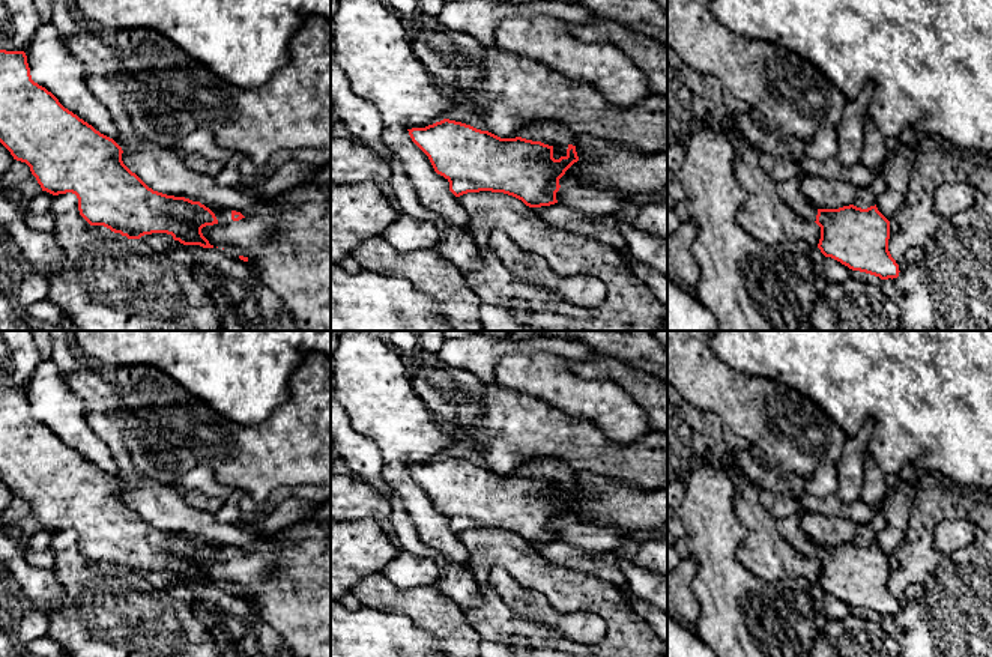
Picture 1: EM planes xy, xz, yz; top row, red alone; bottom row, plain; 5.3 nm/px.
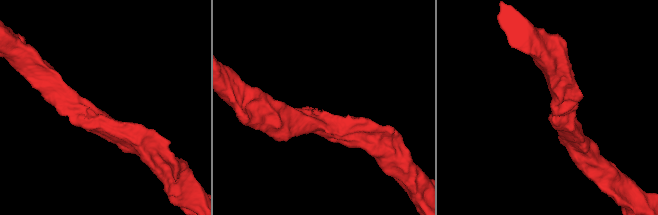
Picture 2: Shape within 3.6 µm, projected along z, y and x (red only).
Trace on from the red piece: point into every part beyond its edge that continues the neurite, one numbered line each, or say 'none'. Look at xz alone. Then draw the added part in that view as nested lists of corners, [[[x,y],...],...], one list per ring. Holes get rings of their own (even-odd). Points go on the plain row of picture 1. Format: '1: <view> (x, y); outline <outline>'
1: xz (549, 469); outline [[[549,457],[525,460],[519,466],[519,474],[558,484],[567,484],[571,478],[571,471],[565,463]]]

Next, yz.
1: yz (789, 526); outline [[[798,516],[776,519],[782,537],[800,553],[816,558],[818,544],[803,531]]]

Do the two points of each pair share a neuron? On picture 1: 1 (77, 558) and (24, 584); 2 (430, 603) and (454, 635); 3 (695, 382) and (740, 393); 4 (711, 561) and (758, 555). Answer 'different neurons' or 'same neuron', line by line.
1: different neurons
2: same neuron
3: same neuron
4: different neurons

